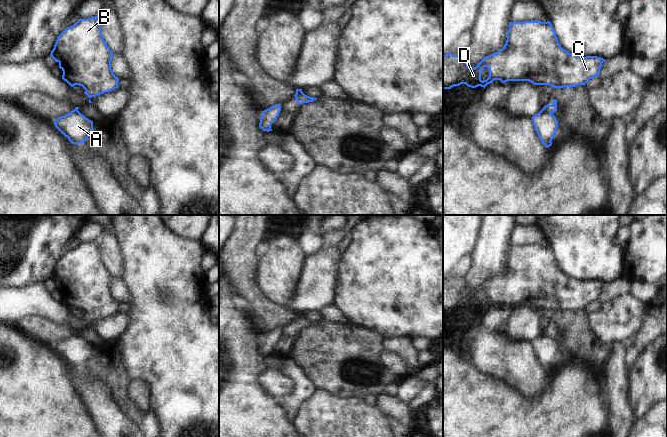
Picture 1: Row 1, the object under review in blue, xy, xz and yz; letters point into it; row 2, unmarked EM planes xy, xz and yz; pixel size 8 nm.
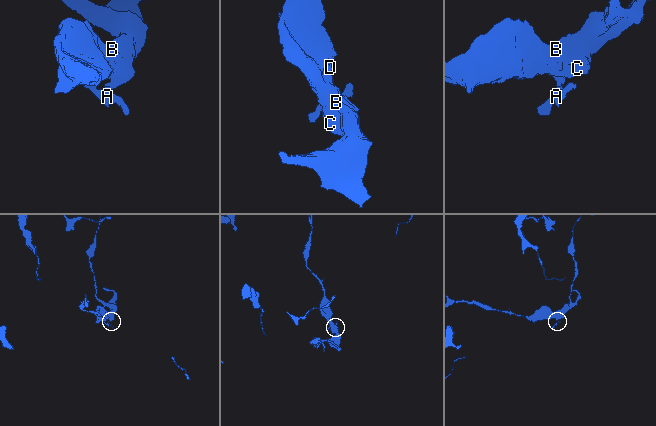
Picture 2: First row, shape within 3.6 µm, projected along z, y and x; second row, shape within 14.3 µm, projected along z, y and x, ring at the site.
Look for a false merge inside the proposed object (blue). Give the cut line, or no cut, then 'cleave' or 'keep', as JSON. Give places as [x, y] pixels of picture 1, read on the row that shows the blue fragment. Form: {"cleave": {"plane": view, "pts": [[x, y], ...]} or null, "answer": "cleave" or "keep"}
{"cleave": {"plane": "yz", "pts": [[542, 109], [550, 114]]}, "answer": "cleave"}

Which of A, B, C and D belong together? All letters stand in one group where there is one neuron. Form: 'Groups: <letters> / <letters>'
Groups: A / B C D

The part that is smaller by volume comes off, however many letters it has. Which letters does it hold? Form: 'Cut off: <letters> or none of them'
Cut off: A

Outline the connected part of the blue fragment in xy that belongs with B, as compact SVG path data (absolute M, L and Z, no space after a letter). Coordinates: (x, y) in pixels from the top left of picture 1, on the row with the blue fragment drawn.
M98 16L79 19L67 27L58 37L50 56L59 63L63 71L62 79L71 87L82 86L91 98L119 88L119 78L111 69L113 52L107 46L102 34Z

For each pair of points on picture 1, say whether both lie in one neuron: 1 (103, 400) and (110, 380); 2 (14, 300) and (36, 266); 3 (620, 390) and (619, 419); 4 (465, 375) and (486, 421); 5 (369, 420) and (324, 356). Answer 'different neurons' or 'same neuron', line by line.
1: different neurons
2: different neurons
3: same neuron
4: same neuron
5: different neurons

